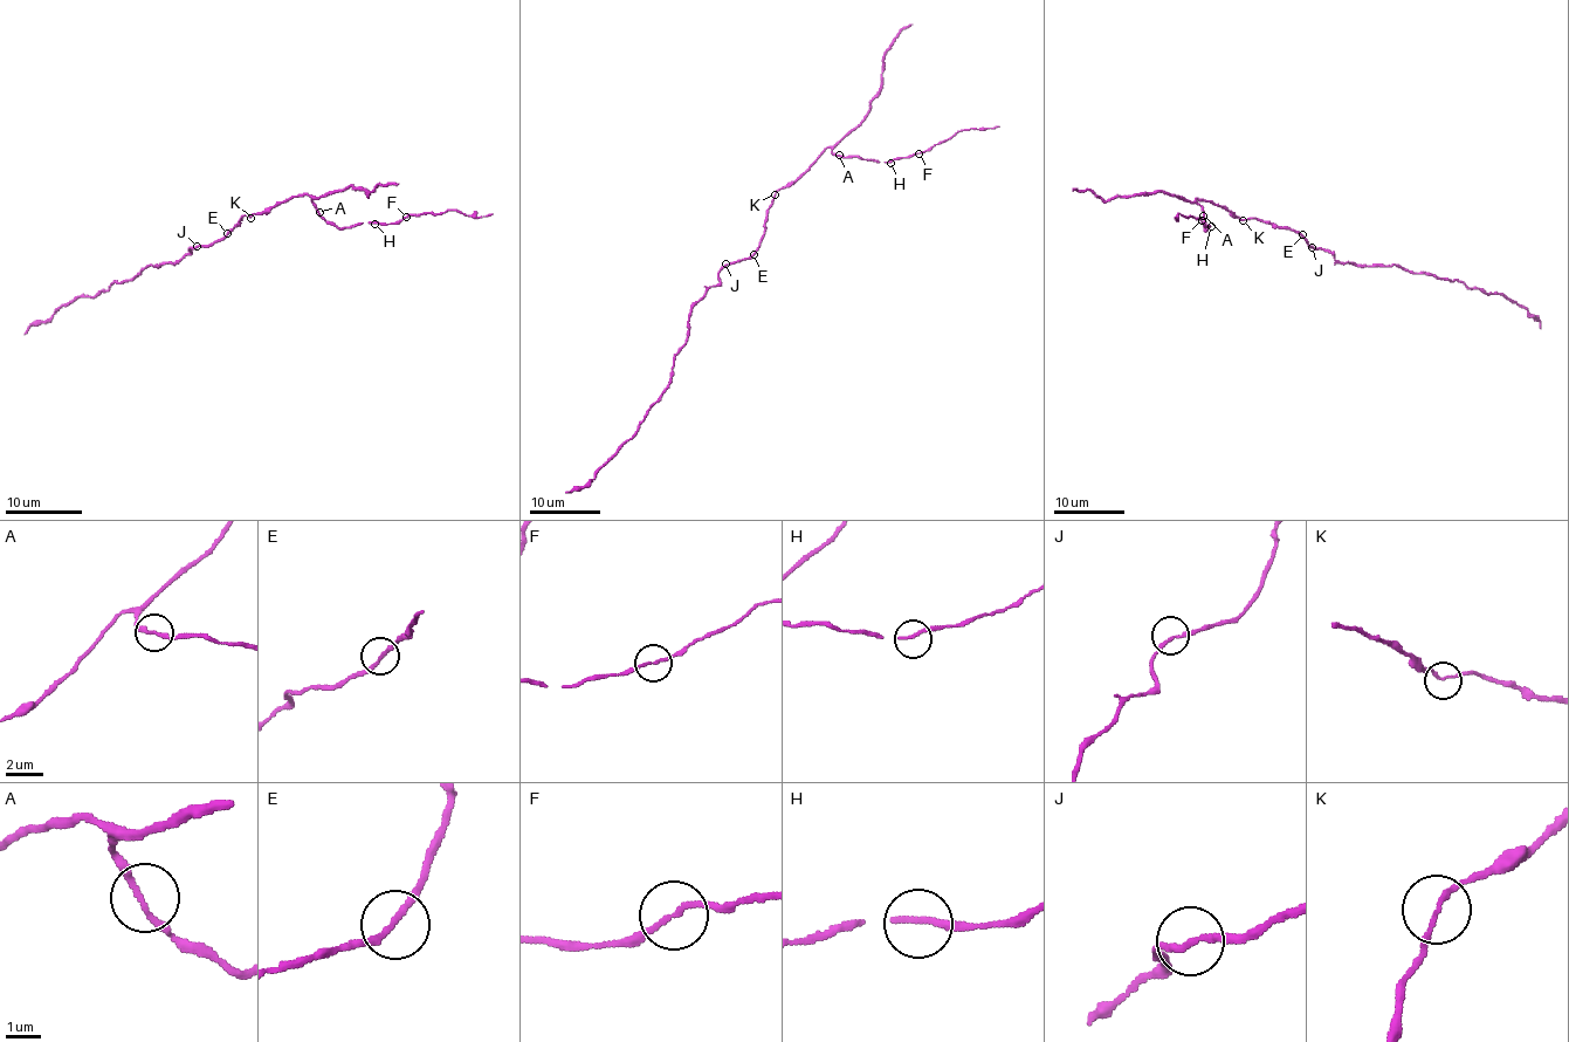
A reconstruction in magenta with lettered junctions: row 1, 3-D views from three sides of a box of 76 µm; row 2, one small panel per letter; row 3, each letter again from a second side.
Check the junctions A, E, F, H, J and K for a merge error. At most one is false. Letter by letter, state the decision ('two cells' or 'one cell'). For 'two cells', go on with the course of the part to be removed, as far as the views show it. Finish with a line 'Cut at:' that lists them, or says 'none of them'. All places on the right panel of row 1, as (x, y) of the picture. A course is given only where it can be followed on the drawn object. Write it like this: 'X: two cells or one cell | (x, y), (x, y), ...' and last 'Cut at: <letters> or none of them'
A: one cell
E: one cell
F: one cell
H: one cell
J: one cell
K: one cell
Cut at: none of them

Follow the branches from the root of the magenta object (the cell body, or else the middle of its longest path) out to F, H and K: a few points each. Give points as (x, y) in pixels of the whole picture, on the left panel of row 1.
F: (227, 234), (245, 216), (267, 213), (293, 197), (305, 194), (315, 210), (338, 227), (398, 224), (405, 218)
H: (227, 234), (245, 216), (267, 213), (293, 197), (305, 194), (315, 210), (338, 227), (374, 224)
K: (227, 234), (245, 216), (250, 218)

